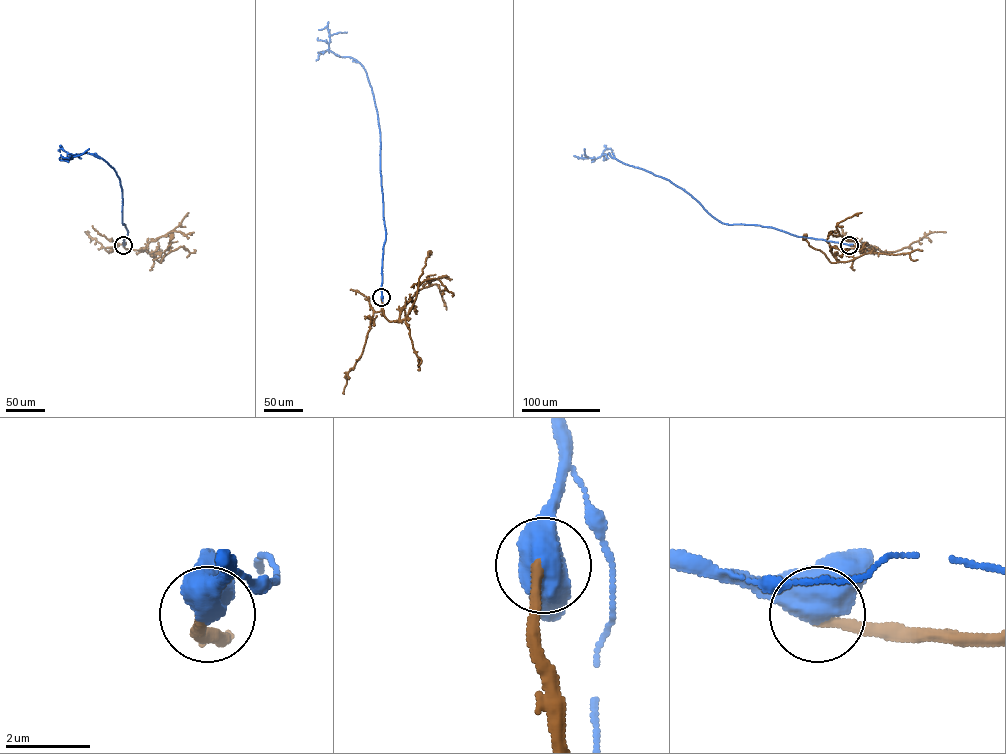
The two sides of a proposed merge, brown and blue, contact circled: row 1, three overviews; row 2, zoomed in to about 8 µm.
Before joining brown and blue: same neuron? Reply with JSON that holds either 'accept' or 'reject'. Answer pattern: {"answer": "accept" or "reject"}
{"answer": "accept"}

